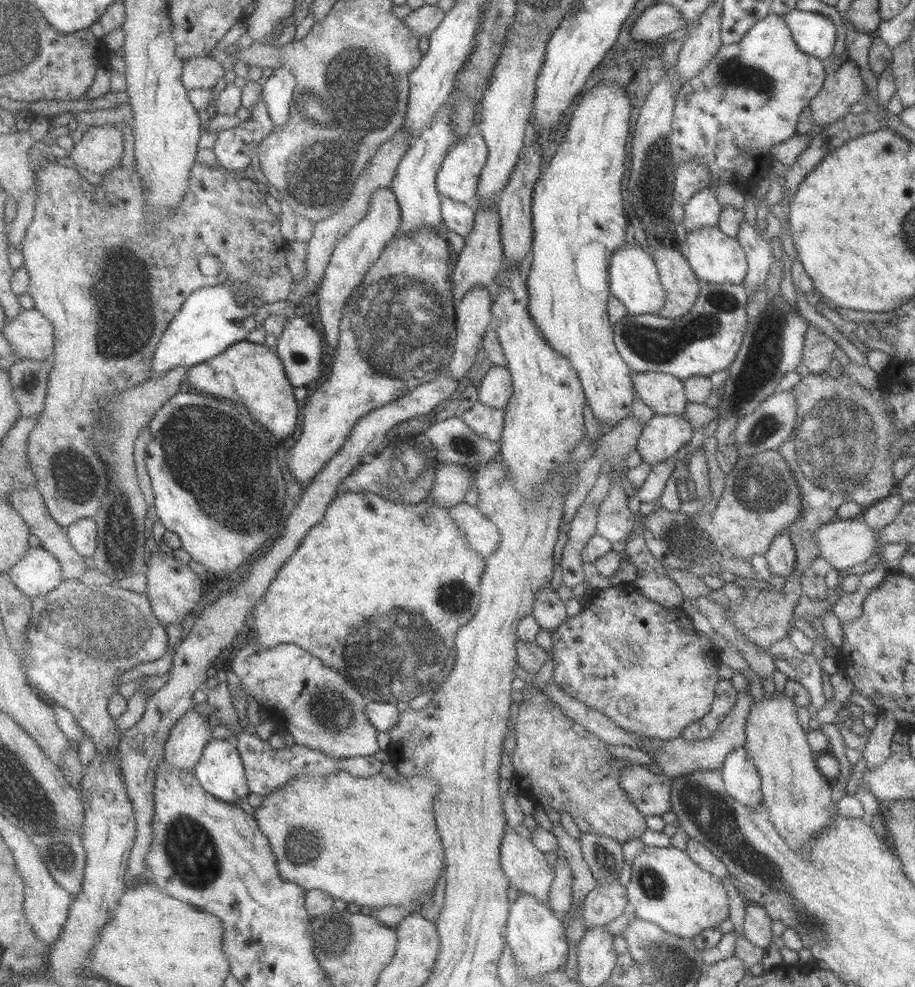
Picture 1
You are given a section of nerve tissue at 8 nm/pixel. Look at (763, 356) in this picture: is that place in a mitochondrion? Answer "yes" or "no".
yes

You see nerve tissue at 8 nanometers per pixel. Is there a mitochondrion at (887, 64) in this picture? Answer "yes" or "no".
no

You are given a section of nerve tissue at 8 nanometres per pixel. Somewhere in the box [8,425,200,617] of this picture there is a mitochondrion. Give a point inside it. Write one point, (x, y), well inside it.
(75, 479)

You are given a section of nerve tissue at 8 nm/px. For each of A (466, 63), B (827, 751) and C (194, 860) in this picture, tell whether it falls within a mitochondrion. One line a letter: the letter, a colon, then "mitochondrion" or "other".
A: other
B: other
C: mitochondrion

